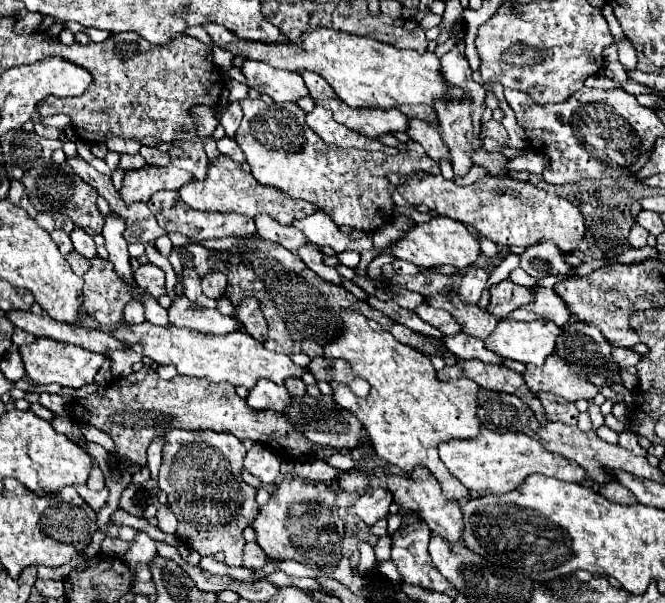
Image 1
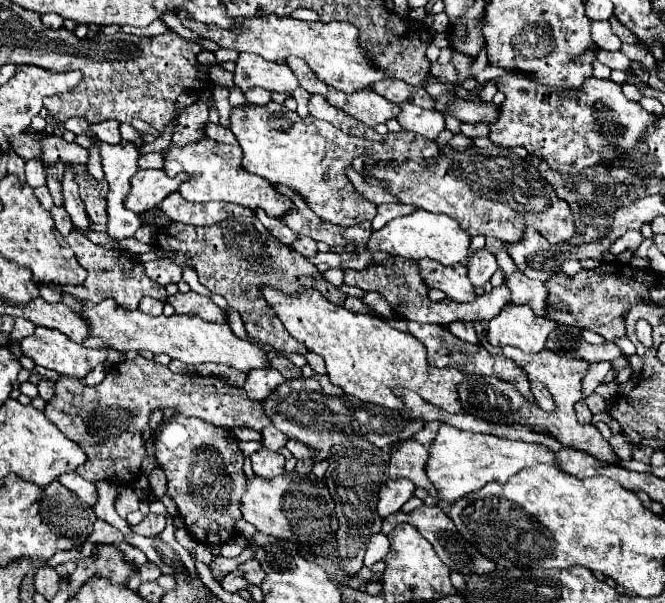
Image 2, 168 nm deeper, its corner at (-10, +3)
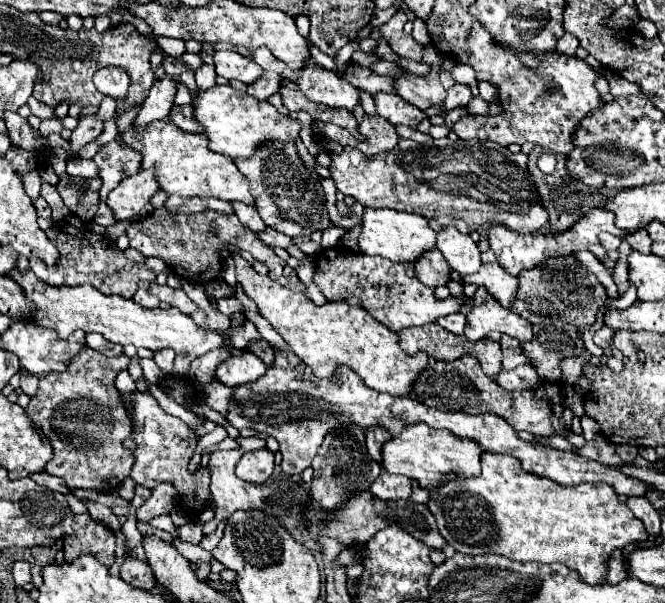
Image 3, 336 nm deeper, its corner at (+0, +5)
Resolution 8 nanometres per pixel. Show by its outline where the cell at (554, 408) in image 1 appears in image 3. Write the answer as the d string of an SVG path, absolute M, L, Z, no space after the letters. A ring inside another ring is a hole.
M519 365L511 371L501 369L497 375L497 383L507 389L507 391L515 391L515 389L531 389L535 385L535 369L531 365Z

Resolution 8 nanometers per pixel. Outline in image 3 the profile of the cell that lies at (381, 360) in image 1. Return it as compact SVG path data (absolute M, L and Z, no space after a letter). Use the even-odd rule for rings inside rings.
M229 251L229 255L235 261L237 283L243 287L243 293L257 305L259 315L275 327L275 331L285 339L289 349L307 367L311 367L317 377L331 377L335 365L347 365L371 389L385 391L397 397L409 395L411 383L417 379L417 373L425 369L429 359L423 351L407 355L399 347L397 335L385 329L385 325L381 325L357 305L349 305L347 301L335 301L319 307L303 293L295 293L279 285L269 275L259 275L239 253Z

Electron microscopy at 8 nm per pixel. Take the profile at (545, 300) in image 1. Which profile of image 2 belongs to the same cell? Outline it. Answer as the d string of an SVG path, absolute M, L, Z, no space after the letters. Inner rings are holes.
M521 271L505 275L507 287L511 287L511 303L529 305L535 315L547 315L547 285L543 281L527 279Z

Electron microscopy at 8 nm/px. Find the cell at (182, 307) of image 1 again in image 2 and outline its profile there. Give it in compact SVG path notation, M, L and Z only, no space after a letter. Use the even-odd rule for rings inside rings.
M189 291L189 293L177 293L177 295L169 297L167 303L171 303L175 307L175 313L181 313L181 315L197 315L203 321L227 323L225 311L219 309L205 295L199 295L199 293L193 293L193 291Z

